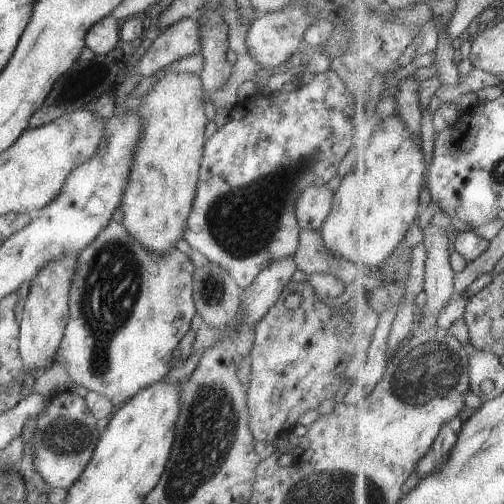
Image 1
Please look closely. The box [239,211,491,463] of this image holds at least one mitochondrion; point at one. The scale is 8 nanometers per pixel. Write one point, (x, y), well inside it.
(423, 376)

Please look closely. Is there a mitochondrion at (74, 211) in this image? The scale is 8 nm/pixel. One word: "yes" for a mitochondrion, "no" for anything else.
no

